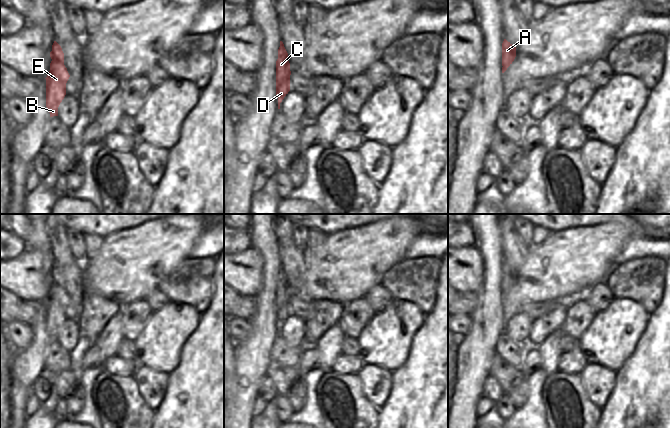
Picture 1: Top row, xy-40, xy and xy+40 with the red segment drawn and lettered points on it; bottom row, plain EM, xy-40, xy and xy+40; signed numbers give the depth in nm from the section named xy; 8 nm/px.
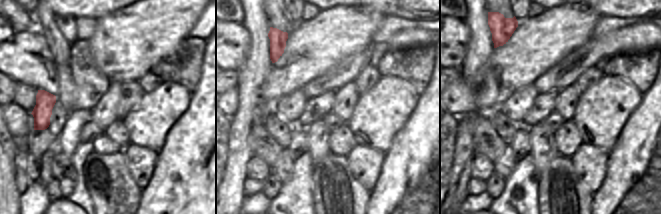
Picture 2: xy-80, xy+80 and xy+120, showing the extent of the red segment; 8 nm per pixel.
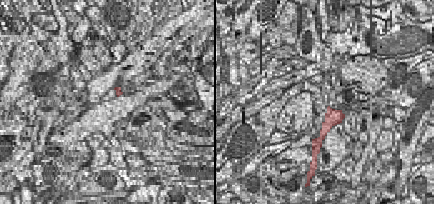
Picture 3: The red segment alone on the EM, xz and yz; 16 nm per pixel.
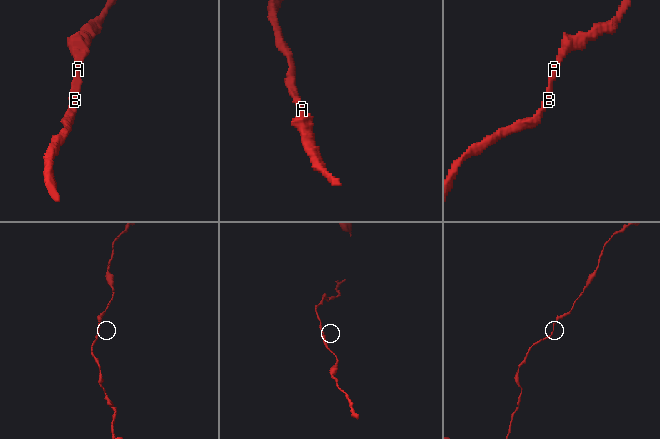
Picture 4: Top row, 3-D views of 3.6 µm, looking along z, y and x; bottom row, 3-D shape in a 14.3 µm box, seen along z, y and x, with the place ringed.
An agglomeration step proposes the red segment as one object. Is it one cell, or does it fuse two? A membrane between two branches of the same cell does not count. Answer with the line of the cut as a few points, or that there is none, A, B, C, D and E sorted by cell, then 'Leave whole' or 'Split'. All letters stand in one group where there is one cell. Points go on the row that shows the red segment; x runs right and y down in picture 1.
No split. Groups: A B C D E. Leave whole.

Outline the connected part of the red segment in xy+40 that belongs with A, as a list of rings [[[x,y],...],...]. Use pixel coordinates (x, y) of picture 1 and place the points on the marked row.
[[[504,39],[502,43],[502,73],[512,64],[516,57],[516,47]]]

